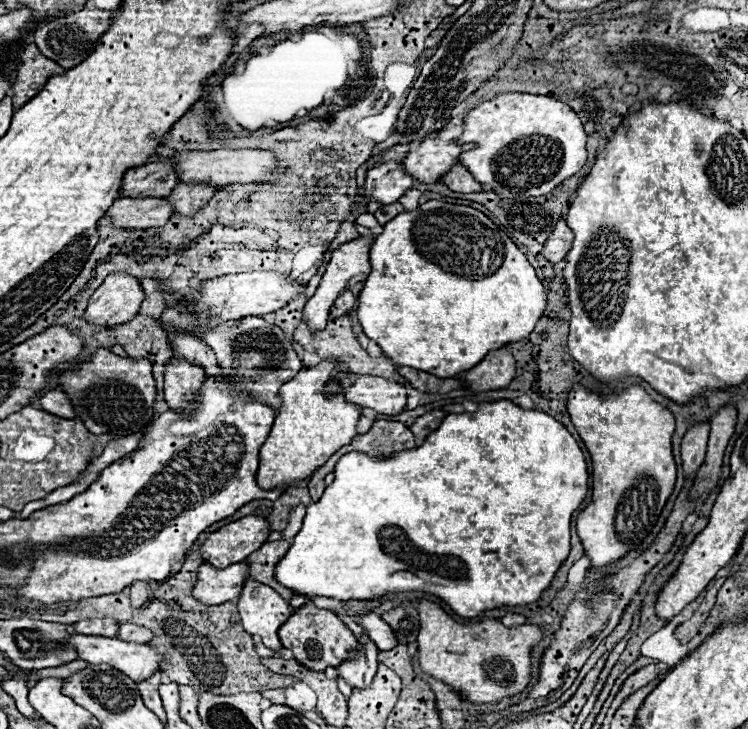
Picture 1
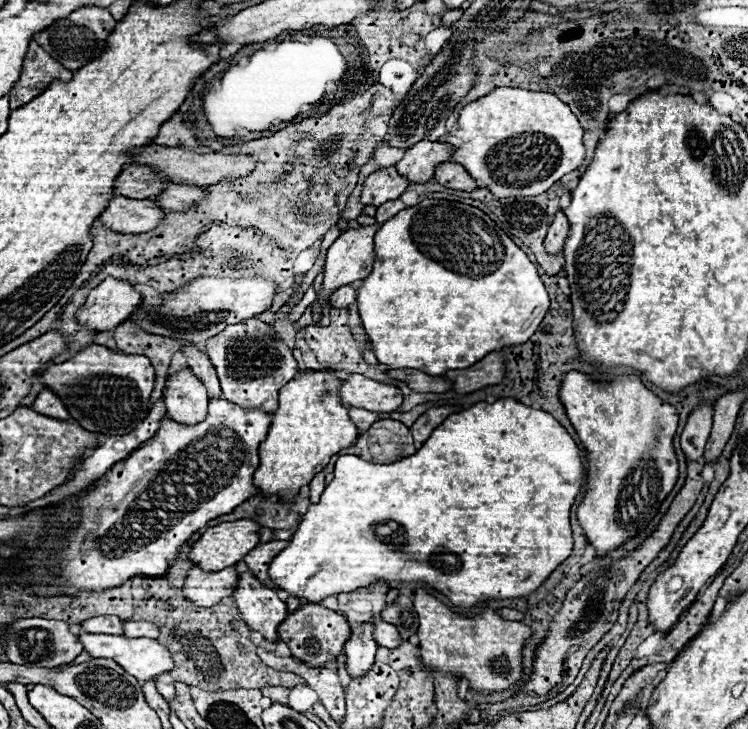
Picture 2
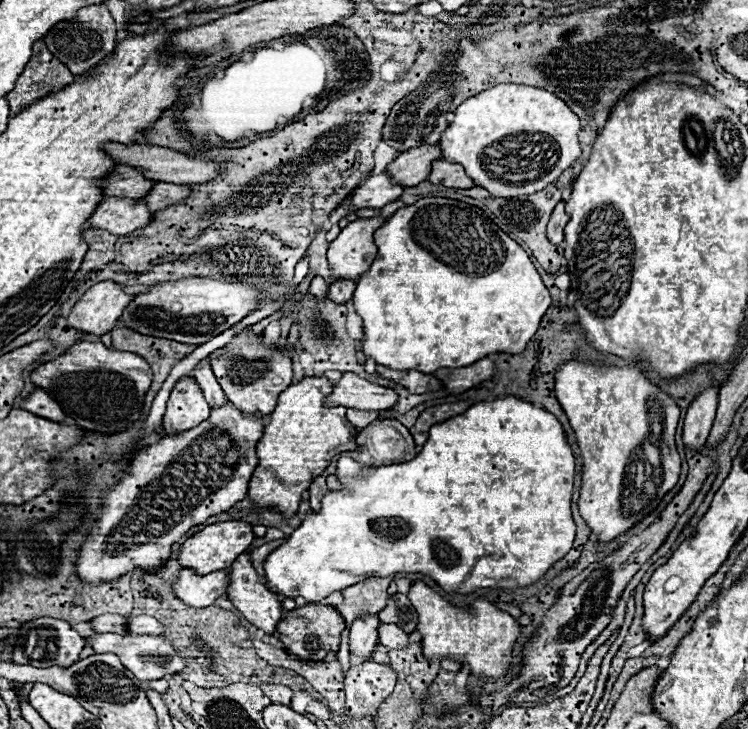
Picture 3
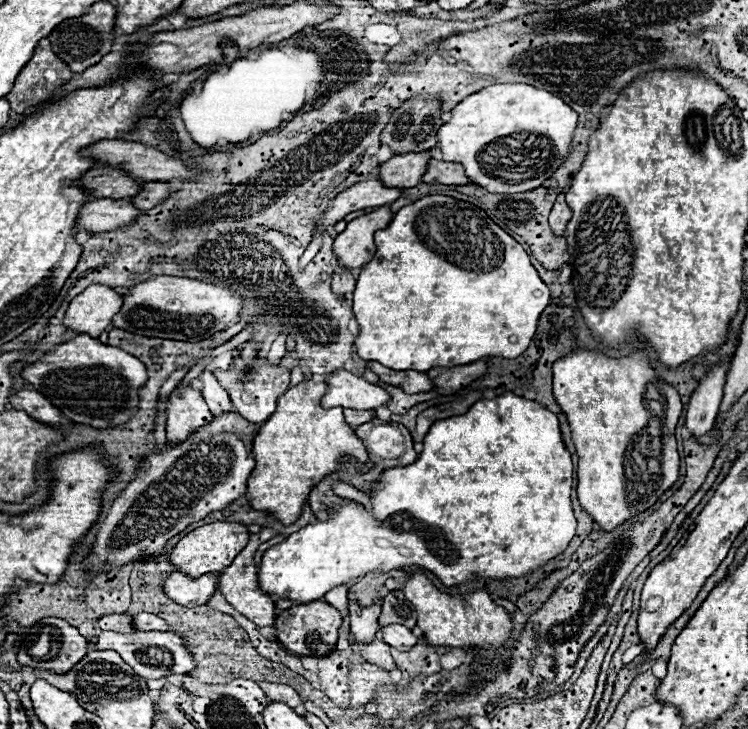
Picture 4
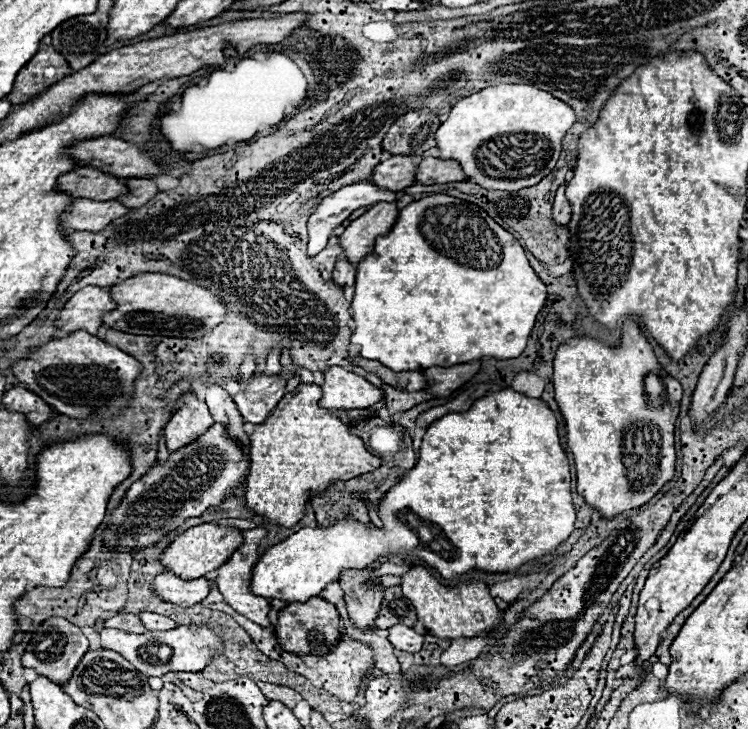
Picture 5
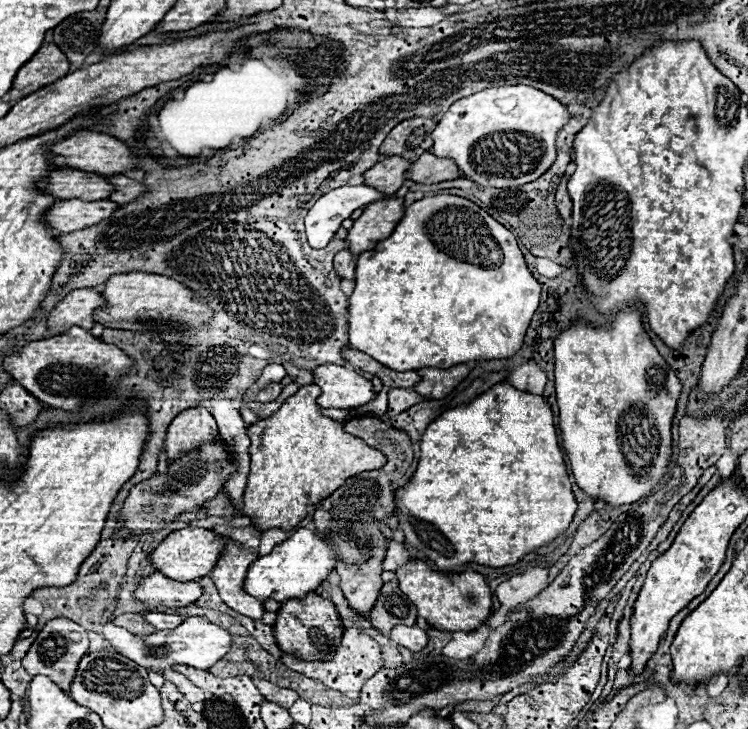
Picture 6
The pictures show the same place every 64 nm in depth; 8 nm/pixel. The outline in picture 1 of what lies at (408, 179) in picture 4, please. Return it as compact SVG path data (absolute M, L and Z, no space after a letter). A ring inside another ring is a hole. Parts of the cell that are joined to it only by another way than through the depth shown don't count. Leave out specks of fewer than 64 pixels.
M426 138L416 152L408 152L404 158L406 172L414 172L418 182L436 184L440 178L458 164L458 156L466 150L472 150L474 144L460 144L456 140Z

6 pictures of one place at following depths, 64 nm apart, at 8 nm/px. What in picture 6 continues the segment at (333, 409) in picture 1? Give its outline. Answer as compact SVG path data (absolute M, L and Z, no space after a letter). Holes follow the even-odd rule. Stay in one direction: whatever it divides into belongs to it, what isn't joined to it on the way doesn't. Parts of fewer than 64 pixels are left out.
M300 386L298 392L282 402L282 406L268 418L252 424L248 428L248 436L252 440L250 446L250 474L248 474L248 486L244 492L244 514L254 518L260 524L254 524L258 530L268 530L272 526L282 530L292 530L300 520L306 518L306 508L316 504L318 500L324 500L334 492L334 488L340 488L342 482L346 482L350 476L356 476L358 472L366 472L370 468L382 468L386 464L386 458L382 452L370 448L364 440L350 436L344 432L344 424L324 416L320 406L316 404L316 398L320 396L320 388Z

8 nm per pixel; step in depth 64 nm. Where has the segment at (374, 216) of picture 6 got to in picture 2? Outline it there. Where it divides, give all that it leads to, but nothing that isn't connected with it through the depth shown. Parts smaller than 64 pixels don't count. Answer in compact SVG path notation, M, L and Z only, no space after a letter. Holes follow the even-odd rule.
M380 224L374 226L360 226L360 228L350 228L348 232L344 232L328 250L326 254L326 266L324 266L324 282L322 282L322 290L318 292L316 300L310 304L312 312L318 312L318 320L314 320L316 324L320 324L322 316L324 316L324 308L332 296L332 292L340 286L352 284L356 280L364 280L370 272L372 272L372 262L374 262L374 234L378 230Z

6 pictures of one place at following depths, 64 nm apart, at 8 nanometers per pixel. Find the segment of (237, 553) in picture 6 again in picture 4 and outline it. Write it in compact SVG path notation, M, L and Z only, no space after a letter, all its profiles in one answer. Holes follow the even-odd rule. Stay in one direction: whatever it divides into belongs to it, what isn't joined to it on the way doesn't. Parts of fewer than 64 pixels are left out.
M262 528L260 534L250 534L250 540L246 544L246 548L234 558L234 562L220 572L220 592L226 596L226 600L240 612L244 614L250 622L258 624L260 628L264 626L272 626L274 624L274 618L276 618L276 602L272 596L264 594L258 586L258 572L256 572L256 566L254 566L254 552L258 550L258 546L270 538L278 536L276 530L272 528Z

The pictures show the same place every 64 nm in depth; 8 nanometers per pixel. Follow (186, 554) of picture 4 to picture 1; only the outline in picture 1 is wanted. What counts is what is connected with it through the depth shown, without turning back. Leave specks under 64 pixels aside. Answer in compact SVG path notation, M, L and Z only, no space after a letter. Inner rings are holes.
M244 516L236 522L212 532L204 546L204 562L224 568L236 562L244 562L250 552L256 552L270 536L270 524L262 516Z

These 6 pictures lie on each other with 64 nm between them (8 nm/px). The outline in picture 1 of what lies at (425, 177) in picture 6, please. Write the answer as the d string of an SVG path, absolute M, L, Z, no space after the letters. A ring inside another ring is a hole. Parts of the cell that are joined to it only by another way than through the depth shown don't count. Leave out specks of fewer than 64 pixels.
M456 164L444 178L442 178L442 184L446 184L450 190L454 192L482 192L482 184L476 182L476 178L468 172L468 168L464 168L462 164Z

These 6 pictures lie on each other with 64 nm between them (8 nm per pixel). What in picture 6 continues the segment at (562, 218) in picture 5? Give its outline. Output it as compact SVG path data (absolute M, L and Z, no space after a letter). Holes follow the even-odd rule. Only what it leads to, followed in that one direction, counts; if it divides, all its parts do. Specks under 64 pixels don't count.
M568 176L562 178L562 182L560 182L558 190L556 190L556 208L558 208L558 214L562 218L570 218L570 214L572 214L572 200L570 200L570 196L566 192L566 180L568 180Z

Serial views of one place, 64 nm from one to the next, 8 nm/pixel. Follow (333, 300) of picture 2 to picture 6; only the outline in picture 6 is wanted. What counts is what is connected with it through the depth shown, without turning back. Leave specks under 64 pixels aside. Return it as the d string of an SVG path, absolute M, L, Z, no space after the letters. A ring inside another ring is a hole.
M348 250L338 252L338 256L334 258L334 270L338 272L338 276L342 280L354 280L354 268L356 268L356 262L350 256L350 252Z

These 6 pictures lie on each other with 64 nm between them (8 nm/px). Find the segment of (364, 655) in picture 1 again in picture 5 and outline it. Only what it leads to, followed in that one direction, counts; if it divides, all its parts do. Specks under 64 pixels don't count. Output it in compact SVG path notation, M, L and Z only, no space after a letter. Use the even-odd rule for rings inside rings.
M366 568L366 572L344 572L340 586L344 590L346 608L350 620L358 630L374 630L374 618L380 612L382 604L382 586L376 582L374 586L364 586L374 568Z

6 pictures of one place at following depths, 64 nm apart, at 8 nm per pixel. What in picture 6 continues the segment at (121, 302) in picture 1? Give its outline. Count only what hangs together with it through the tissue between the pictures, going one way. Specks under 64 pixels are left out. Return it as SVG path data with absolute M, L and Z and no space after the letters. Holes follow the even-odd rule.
M80 288L70 292L52 312L48 318L48 330L64 334L72 326L80 326L90 330L94 322L94 310L98 306L106 306L104 296L94 288Z

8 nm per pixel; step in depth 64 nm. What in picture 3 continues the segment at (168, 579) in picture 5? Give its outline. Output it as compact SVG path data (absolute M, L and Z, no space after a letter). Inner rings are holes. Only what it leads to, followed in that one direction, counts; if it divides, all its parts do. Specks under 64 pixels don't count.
M184 568L178 576L178 582L174 584L174 594L184 604L194 608L212 606L220 596L226 594L226 588L230 584L228 574L230 574L228 570L218 570L200 576L194 570Z

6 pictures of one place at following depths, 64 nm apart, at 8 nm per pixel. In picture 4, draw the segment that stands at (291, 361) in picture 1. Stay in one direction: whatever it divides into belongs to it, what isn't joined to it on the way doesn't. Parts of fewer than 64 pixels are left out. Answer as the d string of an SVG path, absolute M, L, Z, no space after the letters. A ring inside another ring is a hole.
M256 356L256 360L258 362L262 360L262 362L256 364L254 368L244 368L244 370L216 370L214 376L218 378L218 382L222 386L226 386L236 412L242 414L246 420L250 420L254 424L260 424L260 422L264 422L276 410L278 398L288 390L290 370L284 368L282 364L274 366L266 358L260 358L260 356Z

